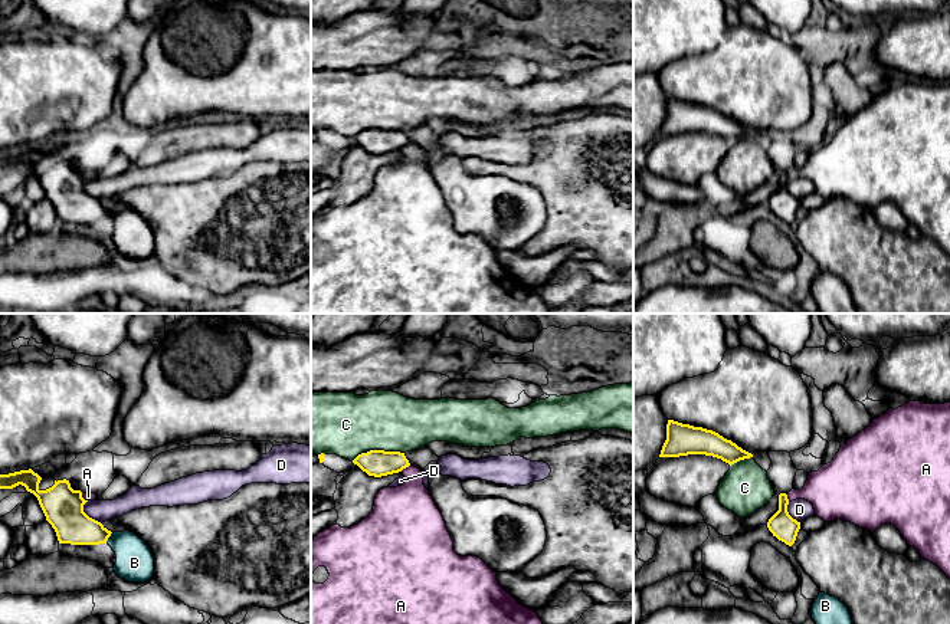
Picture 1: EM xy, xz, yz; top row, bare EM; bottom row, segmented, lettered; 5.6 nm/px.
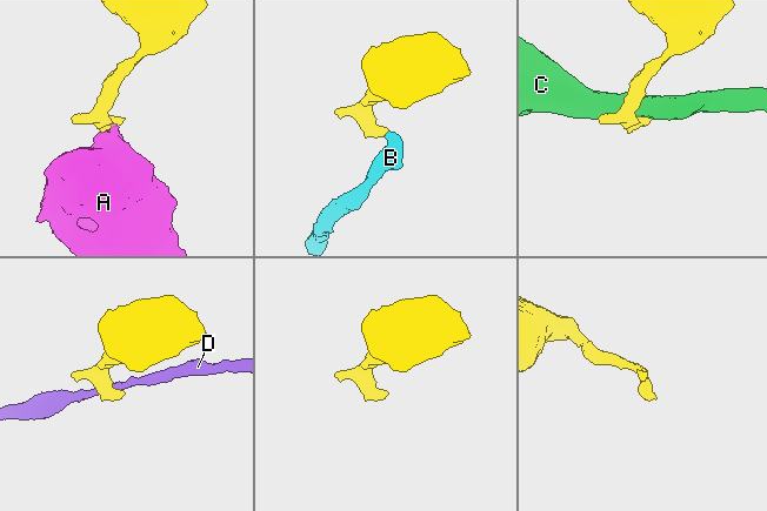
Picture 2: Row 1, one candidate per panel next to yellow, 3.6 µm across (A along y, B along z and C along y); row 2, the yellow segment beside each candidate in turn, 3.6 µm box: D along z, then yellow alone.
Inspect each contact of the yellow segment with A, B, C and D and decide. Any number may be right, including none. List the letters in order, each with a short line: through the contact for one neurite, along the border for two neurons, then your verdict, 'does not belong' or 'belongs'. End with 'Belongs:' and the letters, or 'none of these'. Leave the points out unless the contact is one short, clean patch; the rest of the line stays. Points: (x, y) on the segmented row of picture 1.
A: xz (409, 465), (400, 470) | does not belong
B: xy (72, 525), (108, 537), (134, 562) | belongs
C: does not belong
D: xy (87, 501), (84, 511), (101, 524) | does not belong
Belongs: B

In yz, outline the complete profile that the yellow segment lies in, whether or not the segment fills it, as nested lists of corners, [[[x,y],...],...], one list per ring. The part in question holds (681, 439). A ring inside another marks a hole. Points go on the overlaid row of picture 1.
[[[668,420],[666,440],[659,457],[679,457],[688,454],[712,456],[730,466],[753,457],[751,453],[712,430]]]

